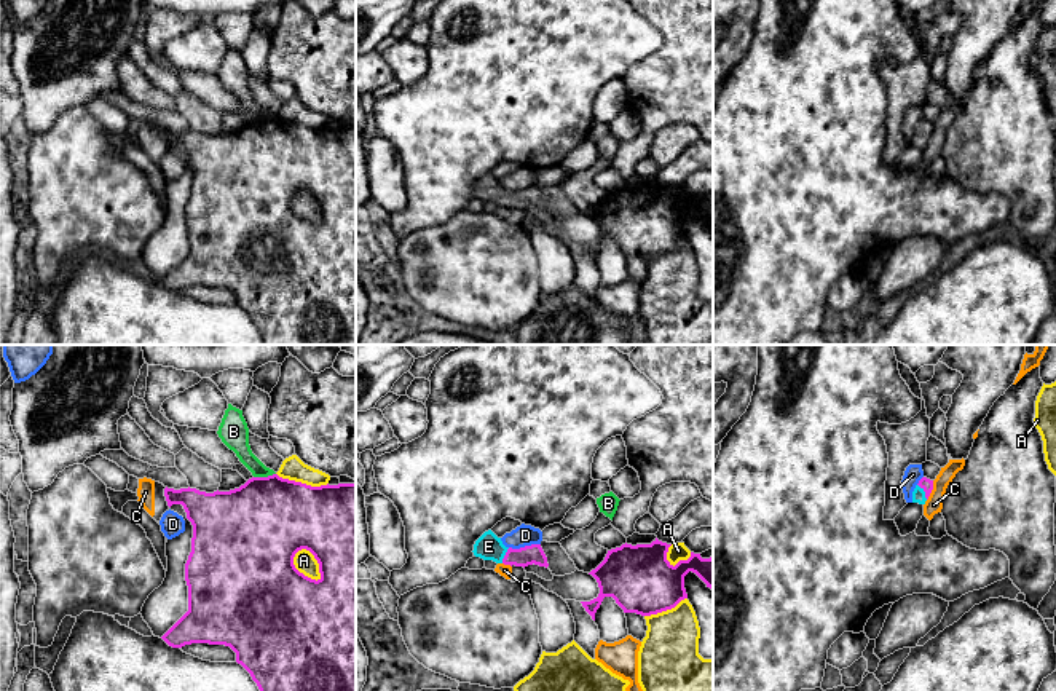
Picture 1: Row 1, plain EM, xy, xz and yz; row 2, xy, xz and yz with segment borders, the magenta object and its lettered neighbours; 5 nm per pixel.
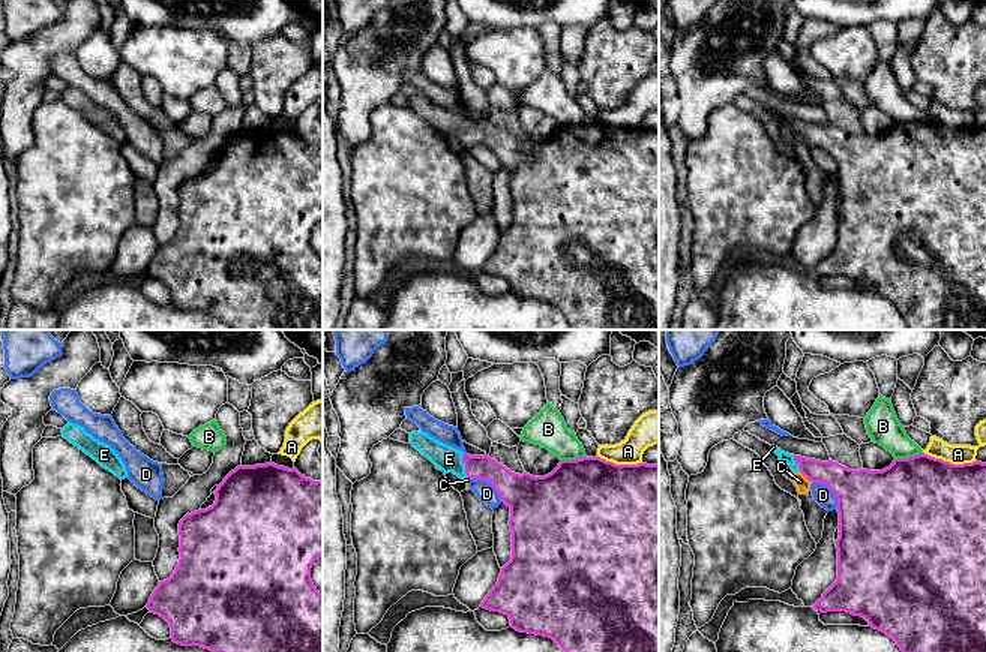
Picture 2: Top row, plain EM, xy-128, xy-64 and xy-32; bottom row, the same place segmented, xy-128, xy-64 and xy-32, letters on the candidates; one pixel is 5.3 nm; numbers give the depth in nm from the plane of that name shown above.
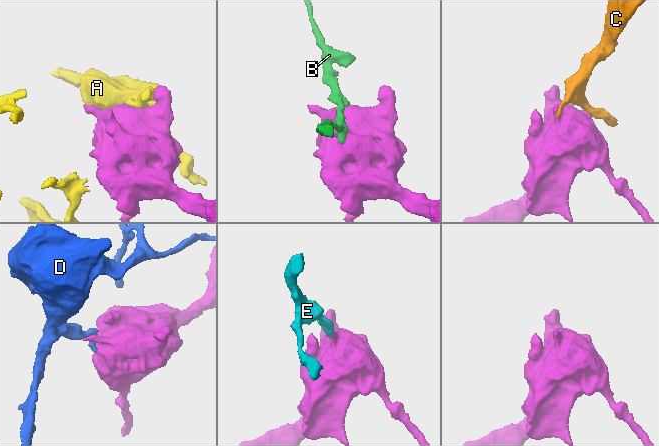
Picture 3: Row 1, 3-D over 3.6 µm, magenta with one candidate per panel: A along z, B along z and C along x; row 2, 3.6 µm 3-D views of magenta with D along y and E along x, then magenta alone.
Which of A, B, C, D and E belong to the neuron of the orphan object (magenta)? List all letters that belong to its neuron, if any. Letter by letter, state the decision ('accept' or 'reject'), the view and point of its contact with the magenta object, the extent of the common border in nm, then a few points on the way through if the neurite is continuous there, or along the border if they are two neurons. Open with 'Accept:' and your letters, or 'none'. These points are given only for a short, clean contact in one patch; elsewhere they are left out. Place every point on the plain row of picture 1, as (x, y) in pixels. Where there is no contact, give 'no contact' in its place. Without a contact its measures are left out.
Accept: E
A: reject | xy (316, 201) | 190 nm
B: reject | xy (264, 120) | 110 nm
C: reject | yz (932, 131) | 110 nm | along yz (933, 123), (933, 131), (927, 142)
D: reject | xz (525, 189) | 160 nm
E: accept | yz (924, 133) | 90 nm | across yz (924, 125), (924, 133), (918, 138)

